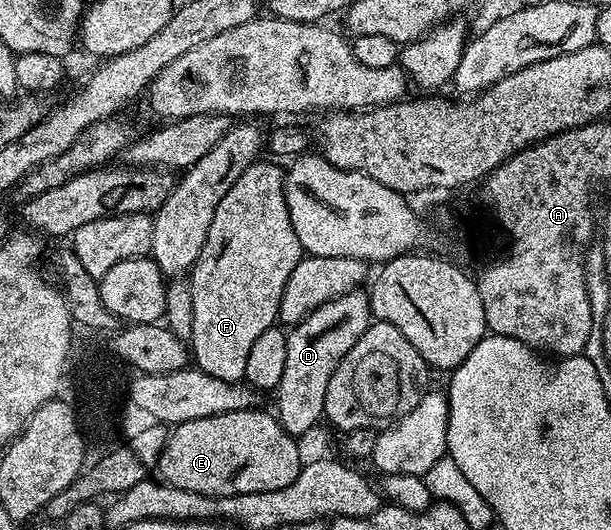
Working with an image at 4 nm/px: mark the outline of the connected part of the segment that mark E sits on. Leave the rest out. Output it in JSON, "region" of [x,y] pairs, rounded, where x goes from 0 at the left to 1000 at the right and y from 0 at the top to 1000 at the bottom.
{"region":[[[427,772],[357,779],[350,787],[324,787],[324,794],[286,800],[277,811],[275,830],[262,849],[259,896],[278,919],[311,923],[326,934],[394,934],[462,923],[488,900],[494,879],[486,823],[468,817],[450,781]]]}

